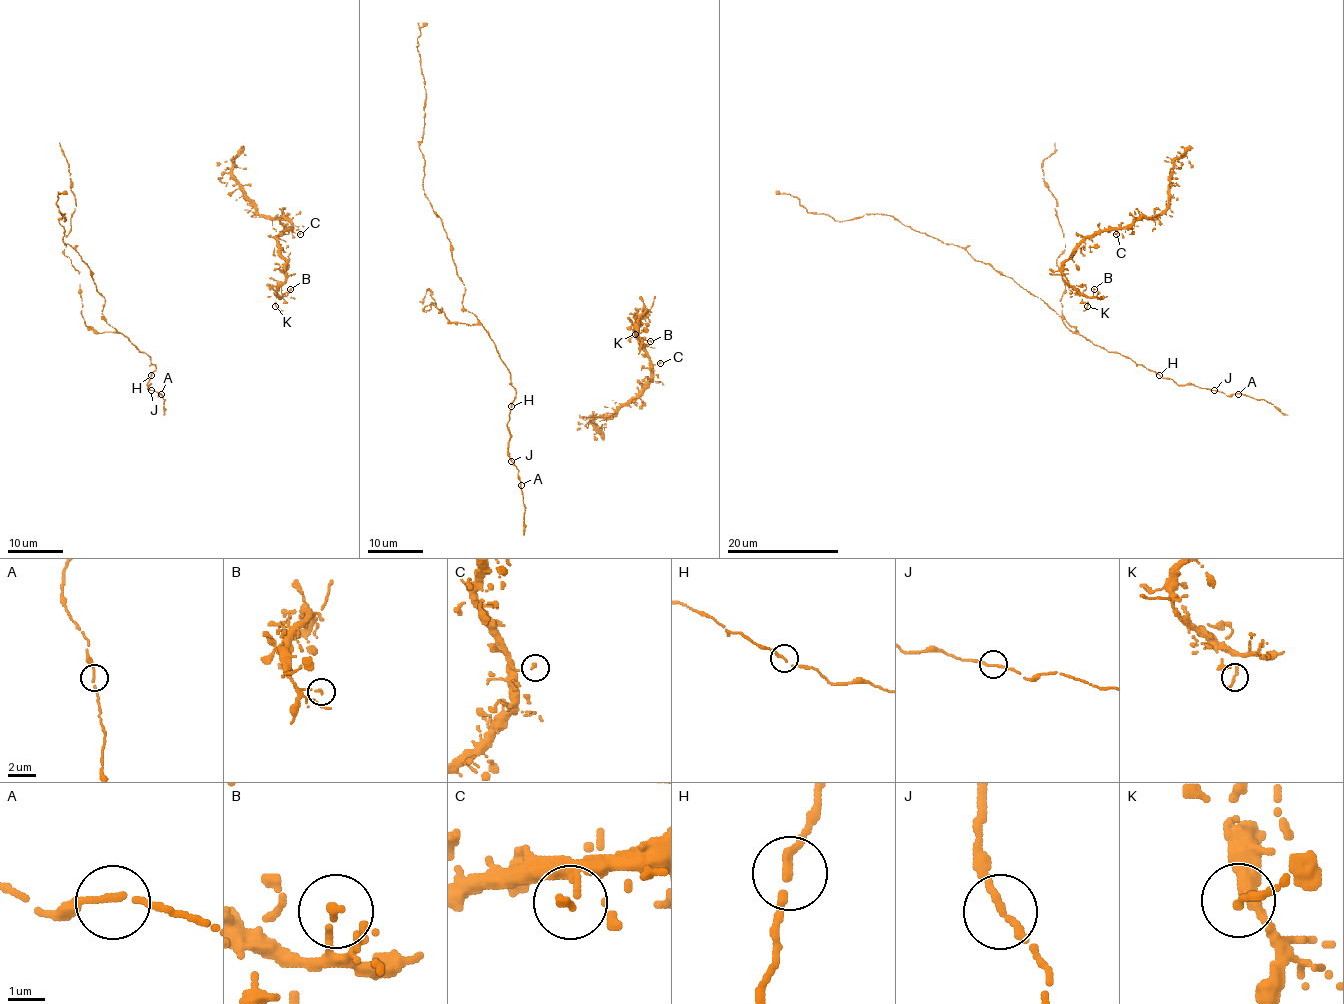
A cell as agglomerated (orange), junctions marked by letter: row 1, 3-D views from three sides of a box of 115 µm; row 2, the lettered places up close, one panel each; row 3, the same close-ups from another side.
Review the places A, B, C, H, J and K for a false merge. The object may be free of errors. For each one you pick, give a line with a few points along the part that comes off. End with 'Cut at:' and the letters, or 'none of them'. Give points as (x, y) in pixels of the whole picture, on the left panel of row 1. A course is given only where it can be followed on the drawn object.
Cut at: none of them

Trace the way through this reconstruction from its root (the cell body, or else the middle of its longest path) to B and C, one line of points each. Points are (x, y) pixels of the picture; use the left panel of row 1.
B: (275, 306), (276, 298), (290, 289)
C: (275, 306), (276, 289), (285, 281), (286, 261), (281, 254), (276, 238), (289, 229), (300, 234)

